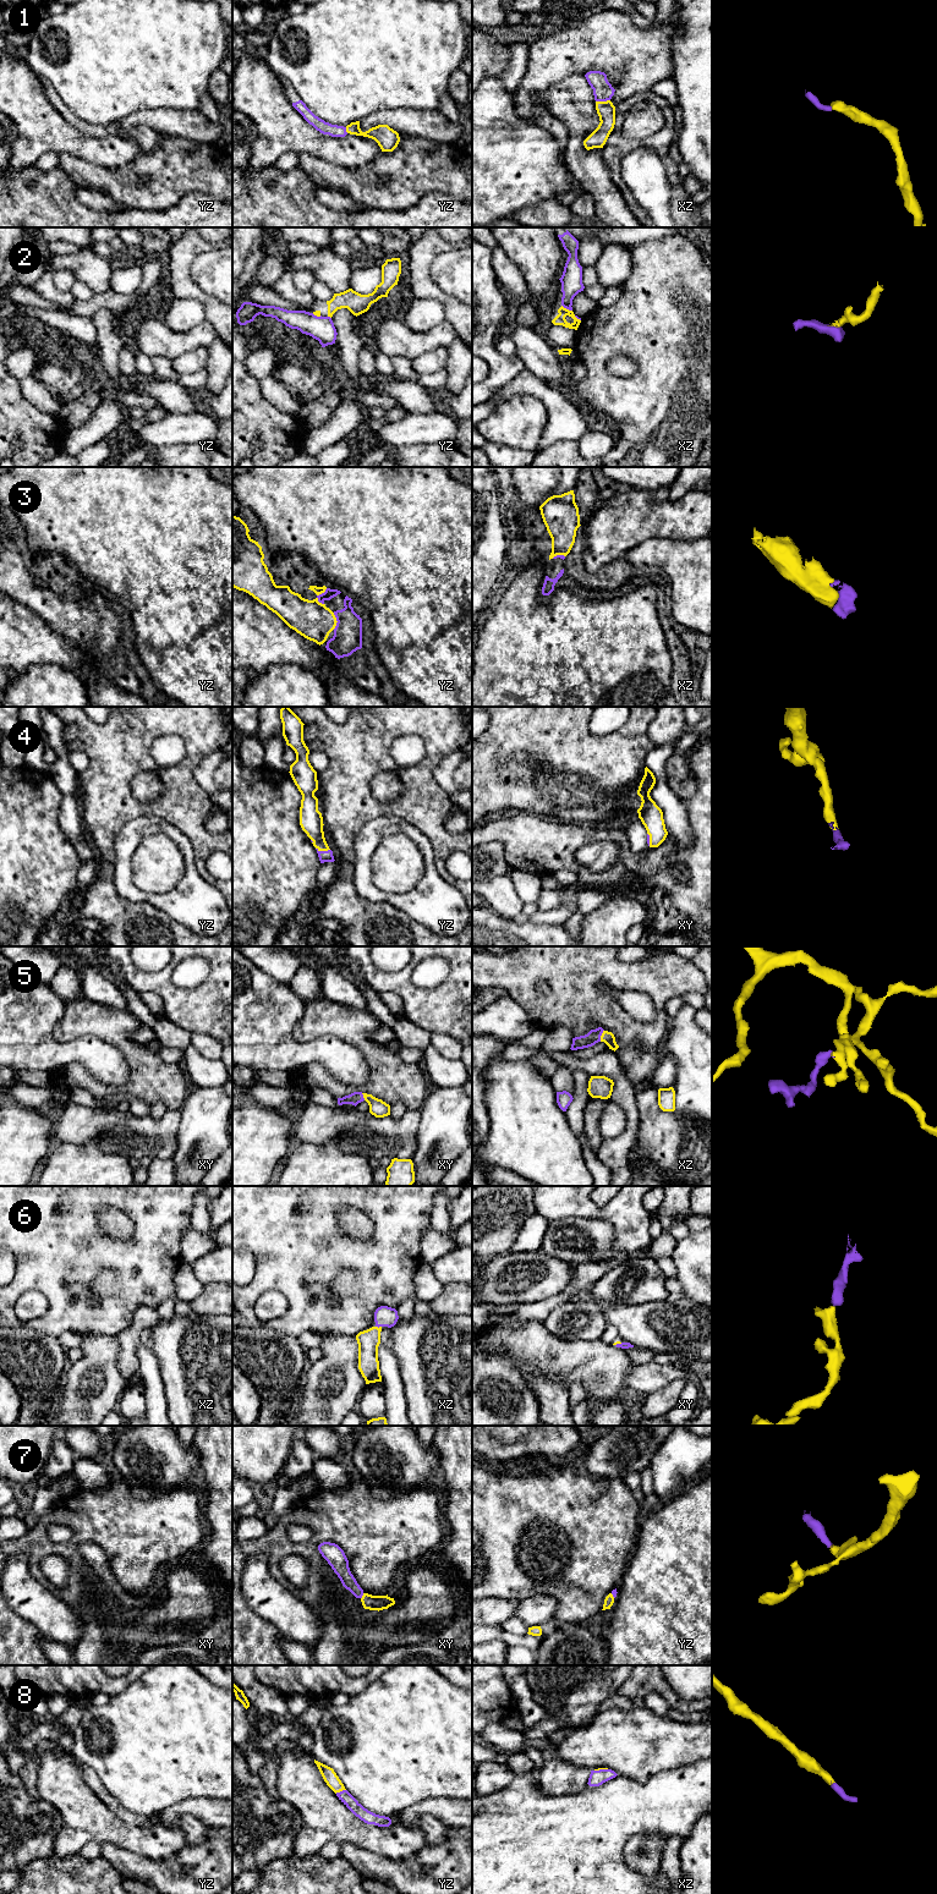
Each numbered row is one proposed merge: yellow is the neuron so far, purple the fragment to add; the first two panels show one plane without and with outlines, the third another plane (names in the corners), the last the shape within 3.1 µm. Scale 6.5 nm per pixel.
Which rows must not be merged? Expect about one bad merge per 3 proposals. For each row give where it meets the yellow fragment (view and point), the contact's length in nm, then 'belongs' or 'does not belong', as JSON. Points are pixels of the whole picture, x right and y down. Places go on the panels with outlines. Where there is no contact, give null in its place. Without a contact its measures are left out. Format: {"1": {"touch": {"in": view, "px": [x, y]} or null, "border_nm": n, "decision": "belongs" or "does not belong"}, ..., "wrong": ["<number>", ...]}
{"1": {"touch": {"in": "xz", "px": [602, 102]}, "border_nm": 100, "decision": "belongs"}, "2": {"touch": {"in": "xz", "px": [565, 308]}, "border_nm": 80, "decision": "does not belong"}, "3": {"touch": {"in": "yz", "px": [318, 594]}, "border_nm": 120, "decision": "belongs"}, "4": {"touch": {"in": "yz", "px": [323, 850]}, "border_nm": 100, "decision": "belongs"}, "5": {"touch": {"in": "xz", "px": [601, 1036]}, "border_nm": 80, "decision": "belongs"}, "6": {"touch": {"in": "xz", "px": [377, 1327]}, "border_nm": 40, "decision": "belongs"}, "7": {"touch": {"in": "xy", "px": [362, 1596]}, "border_nm": 40, "decision": "belongs"}, "8": {"touch": {"in": "yz", "px": [340, 1790]}, "border_nm": 80, "decision": "belongs"}, "wrong": ["2"]}

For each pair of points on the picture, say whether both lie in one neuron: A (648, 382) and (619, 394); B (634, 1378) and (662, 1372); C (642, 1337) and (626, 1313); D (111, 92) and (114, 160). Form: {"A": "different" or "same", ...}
{"A": "same", "B": "same", "C": "same", "D": "different"}

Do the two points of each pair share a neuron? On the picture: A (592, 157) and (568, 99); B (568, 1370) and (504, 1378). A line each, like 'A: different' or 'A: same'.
A: same
B: same

